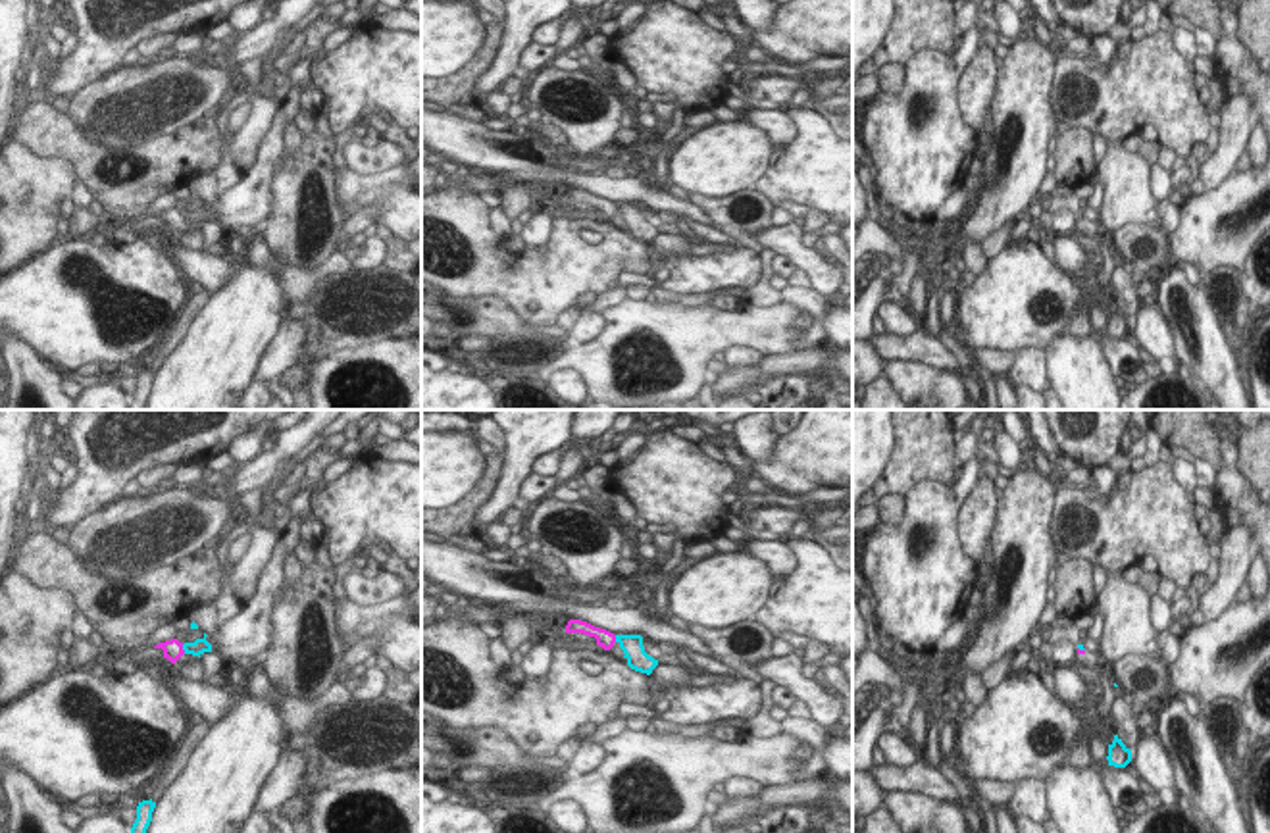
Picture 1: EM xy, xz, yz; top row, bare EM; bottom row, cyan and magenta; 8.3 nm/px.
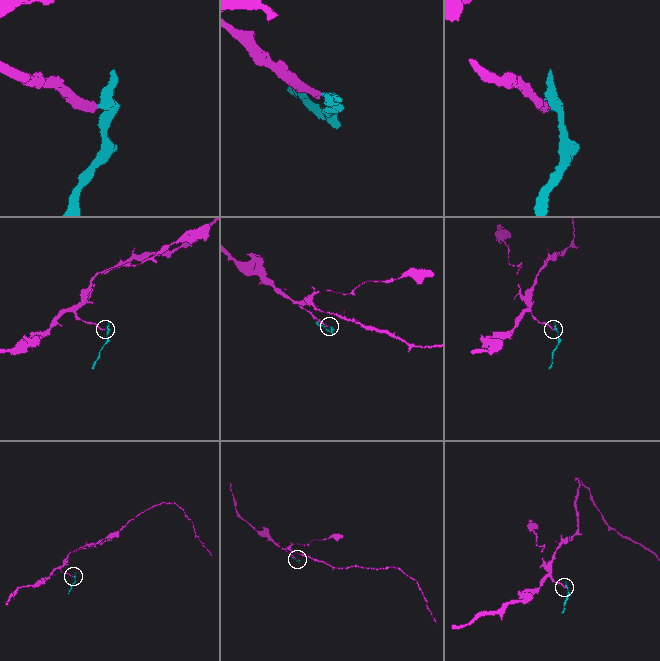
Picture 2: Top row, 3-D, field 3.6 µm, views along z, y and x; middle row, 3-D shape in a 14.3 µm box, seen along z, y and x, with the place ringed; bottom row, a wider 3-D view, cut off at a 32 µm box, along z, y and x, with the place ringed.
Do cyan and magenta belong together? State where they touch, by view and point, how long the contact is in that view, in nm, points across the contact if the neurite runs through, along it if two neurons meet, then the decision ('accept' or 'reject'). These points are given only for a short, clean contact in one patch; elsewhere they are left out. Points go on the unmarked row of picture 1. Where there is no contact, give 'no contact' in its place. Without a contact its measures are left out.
contact xy (183, 218); length 90 nm; border xy (181, 214), (185, 222); reject

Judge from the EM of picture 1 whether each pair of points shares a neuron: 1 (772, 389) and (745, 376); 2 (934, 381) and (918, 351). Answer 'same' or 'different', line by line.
1: different
2: different

